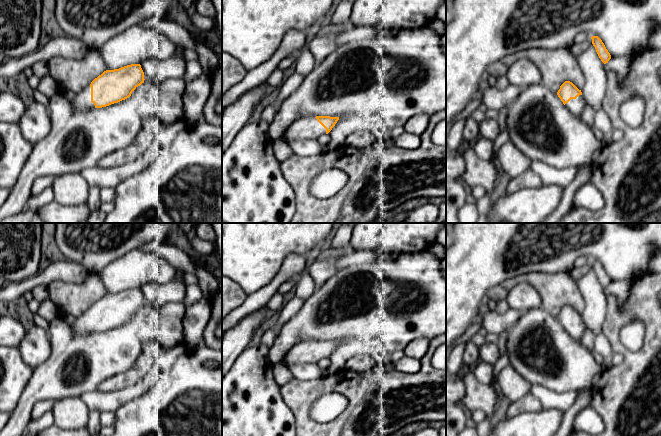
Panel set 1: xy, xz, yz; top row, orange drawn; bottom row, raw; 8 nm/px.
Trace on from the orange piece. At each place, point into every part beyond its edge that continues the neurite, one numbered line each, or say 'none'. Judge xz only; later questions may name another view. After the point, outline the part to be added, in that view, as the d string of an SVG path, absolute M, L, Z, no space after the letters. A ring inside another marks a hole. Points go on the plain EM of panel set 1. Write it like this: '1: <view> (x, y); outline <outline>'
1: xz (305, 351); outline M301 341L287 352L281 364L289 368L301 363L317 363L323 358L326 358L326 353L315 341Z

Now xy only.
1: xy (82, 325); outline M88 310L71 325L74 332L83 335L95 332L94 327L91 326L91 311Z

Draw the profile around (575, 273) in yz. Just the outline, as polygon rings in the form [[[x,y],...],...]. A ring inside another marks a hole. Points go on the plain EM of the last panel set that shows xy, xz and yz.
[[[589,261],[587,264],[579,267],[579,268],[575,268],[573,267],[570,271],[569,271],[569,275],[572,278],[572,280],[576,283],[580,278],[582,278],[590,269],[592,268],[592,263],[591,261]]]

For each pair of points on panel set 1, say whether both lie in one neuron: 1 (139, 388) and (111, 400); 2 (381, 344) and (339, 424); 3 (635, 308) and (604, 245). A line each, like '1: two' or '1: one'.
1: one
2: two
3: two

